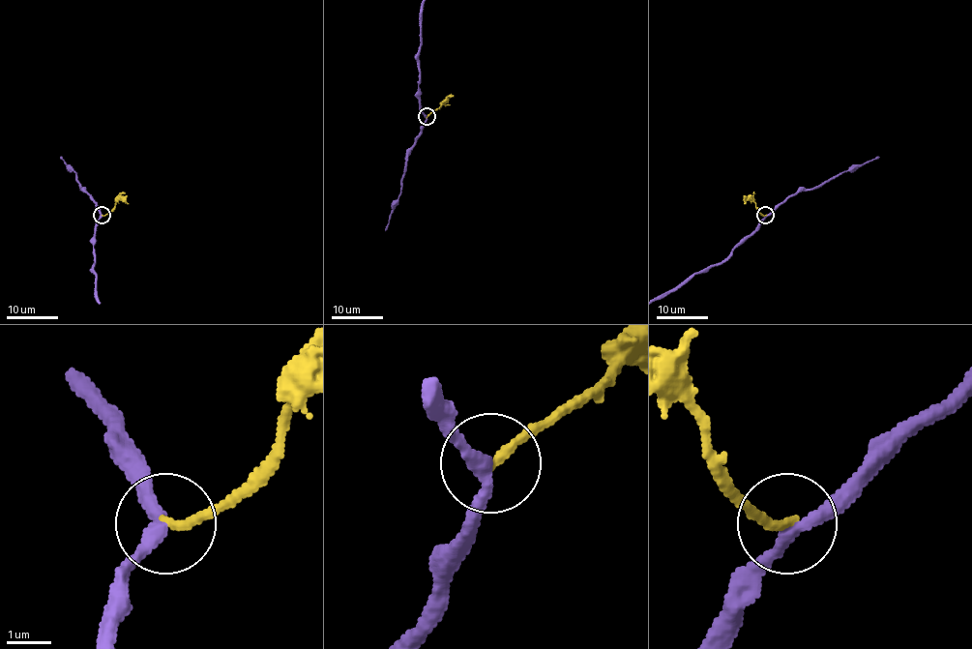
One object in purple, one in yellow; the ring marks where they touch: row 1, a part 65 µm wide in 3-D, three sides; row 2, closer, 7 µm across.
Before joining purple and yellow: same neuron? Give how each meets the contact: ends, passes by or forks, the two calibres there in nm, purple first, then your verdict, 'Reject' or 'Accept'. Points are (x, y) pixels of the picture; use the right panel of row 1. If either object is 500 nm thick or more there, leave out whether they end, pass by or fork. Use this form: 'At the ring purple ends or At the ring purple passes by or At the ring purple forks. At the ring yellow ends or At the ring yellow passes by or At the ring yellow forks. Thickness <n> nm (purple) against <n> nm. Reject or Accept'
At the ring purple passes by. At the ring yellow ends. Thickness 280 nm (purple) against 200 nm. Reject

